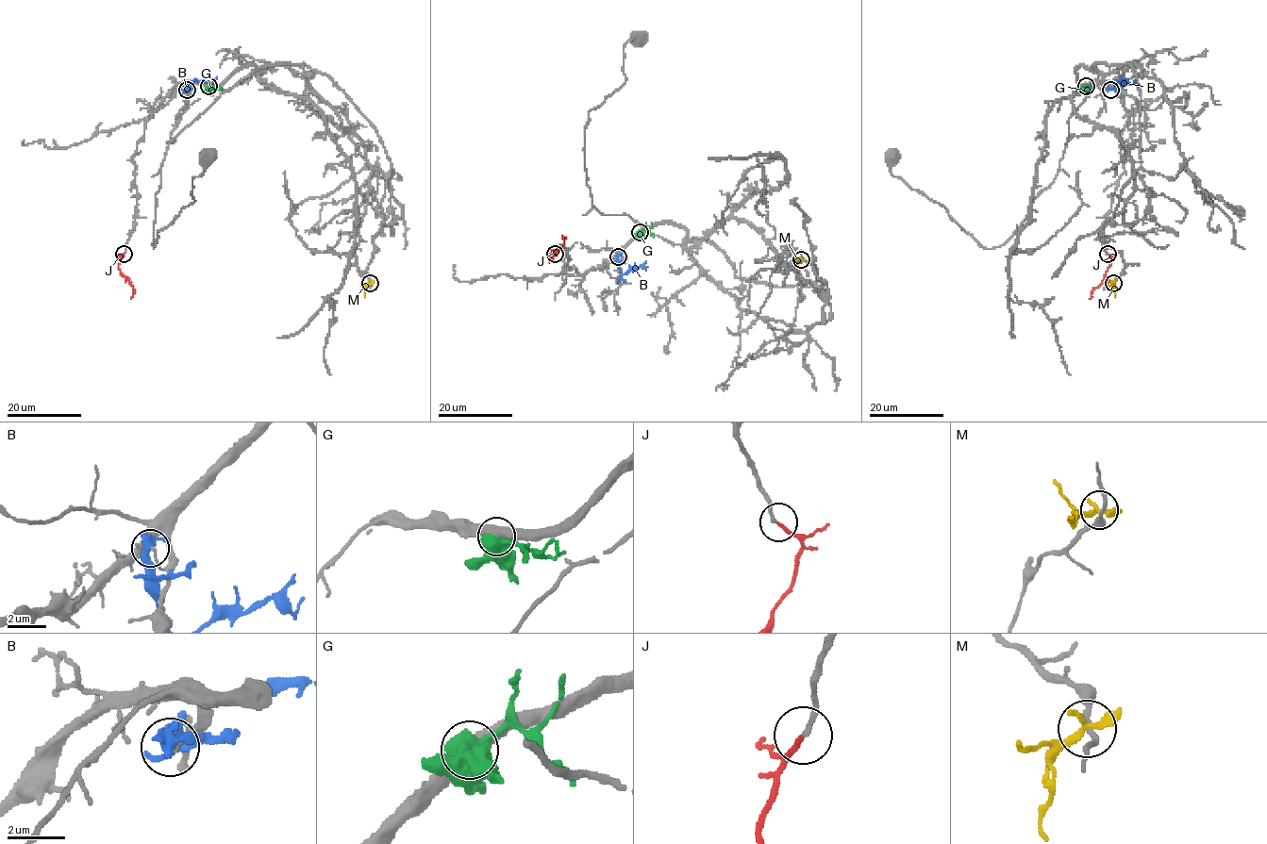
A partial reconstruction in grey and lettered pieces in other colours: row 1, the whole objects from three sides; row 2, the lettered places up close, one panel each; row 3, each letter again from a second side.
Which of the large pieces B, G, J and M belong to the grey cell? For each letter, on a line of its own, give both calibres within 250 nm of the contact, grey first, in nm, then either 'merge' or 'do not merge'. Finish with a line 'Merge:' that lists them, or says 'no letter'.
B: 120/550 nm | do not merge
G: 480/550 nm | do not merge
J: 180/170 nm | merge
M: 160/240 nm | do not merge
Merge: J

